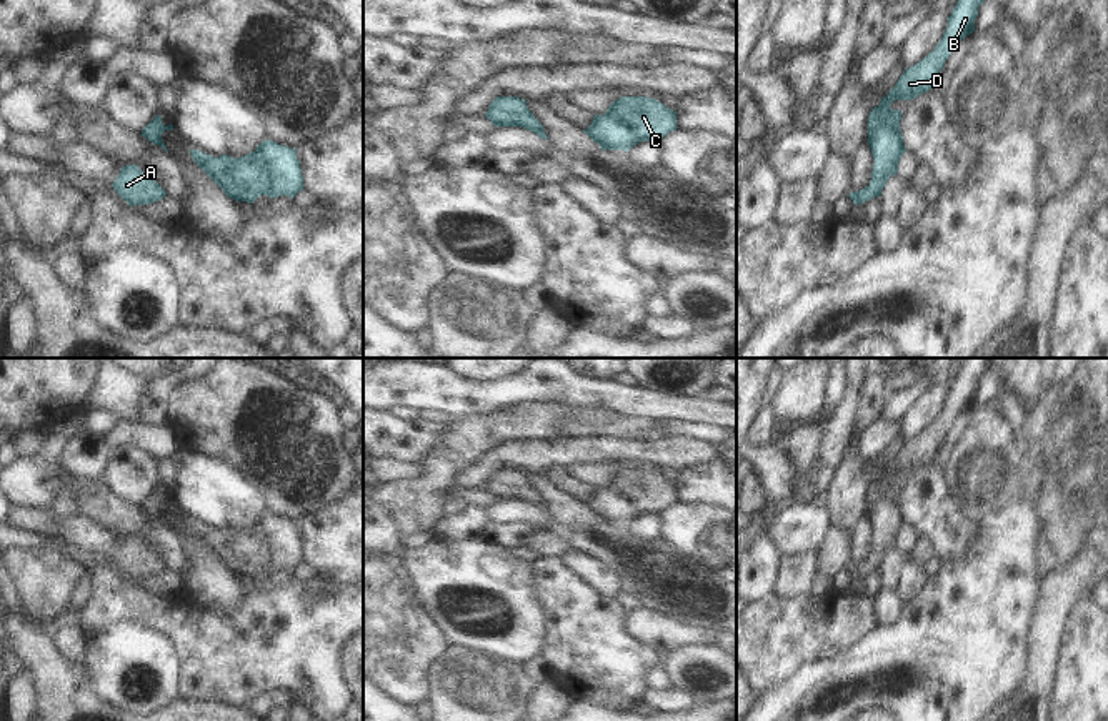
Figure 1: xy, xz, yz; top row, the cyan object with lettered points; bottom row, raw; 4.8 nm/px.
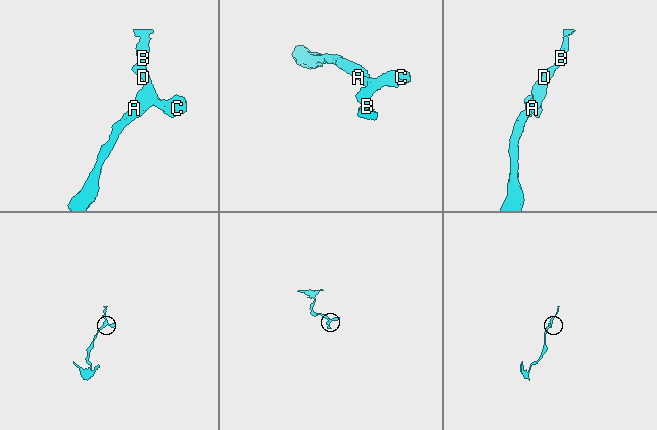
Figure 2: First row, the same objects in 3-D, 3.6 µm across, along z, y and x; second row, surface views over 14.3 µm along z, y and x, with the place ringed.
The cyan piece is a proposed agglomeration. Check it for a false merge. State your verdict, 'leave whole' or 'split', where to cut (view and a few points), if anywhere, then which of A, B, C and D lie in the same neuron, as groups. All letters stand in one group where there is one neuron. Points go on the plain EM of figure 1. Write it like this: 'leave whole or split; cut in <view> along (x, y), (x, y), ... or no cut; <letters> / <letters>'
leave whole; no cut; A B C D

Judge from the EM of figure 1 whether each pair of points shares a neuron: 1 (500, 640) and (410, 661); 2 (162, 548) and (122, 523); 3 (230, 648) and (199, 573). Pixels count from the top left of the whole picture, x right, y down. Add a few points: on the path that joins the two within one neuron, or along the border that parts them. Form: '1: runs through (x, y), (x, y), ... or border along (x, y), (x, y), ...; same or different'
1: border along (432, 625), (452, 646), (494, 655), (500, 660); different
2: runs through (152, 538), (137, 523), (132, 523); same
3: border along (182, 588), (219, 611), (244, 595); different

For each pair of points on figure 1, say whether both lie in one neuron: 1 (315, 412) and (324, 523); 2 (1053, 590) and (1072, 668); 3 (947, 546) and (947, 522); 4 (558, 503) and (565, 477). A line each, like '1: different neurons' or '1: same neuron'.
1: different neurons
2: different neurons
3: same neuron
4: different neurons

